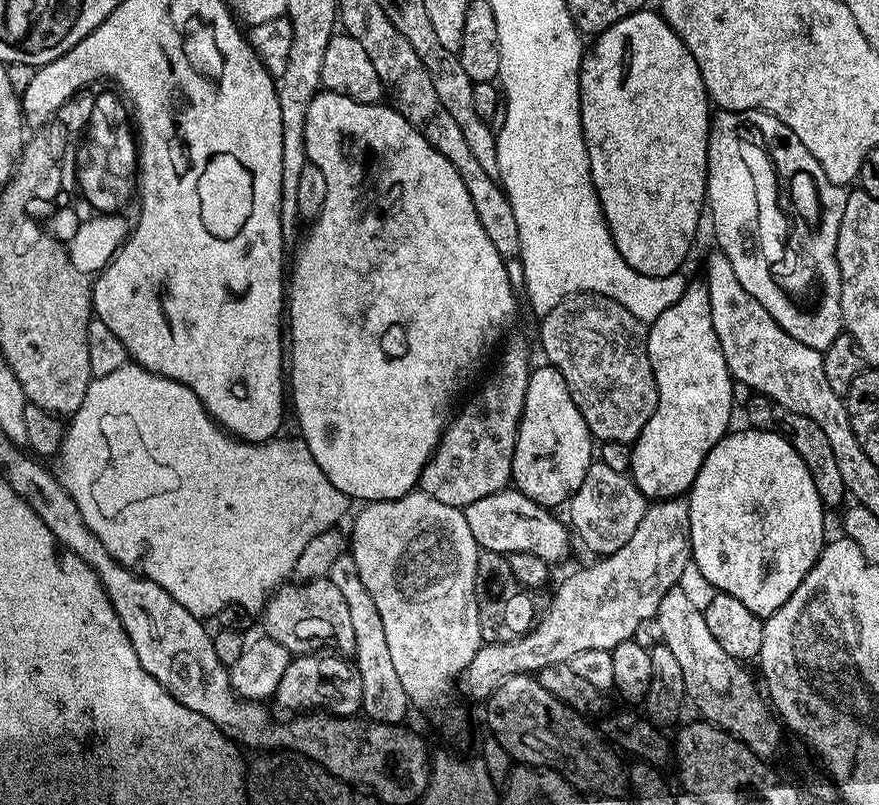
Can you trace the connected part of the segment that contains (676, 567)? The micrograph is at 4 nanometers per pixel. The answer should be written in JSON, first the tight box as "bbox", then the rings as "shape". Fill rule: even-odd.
{"bbox":[511,516,693,675],"shape":[[[644,516],[633,537],[617,552],[597,559],[597,564],[589,568],[580,568],[572,572],[560,584],[548,613],[536,624],[533,632],[525,631],[518,639],[511,641],[512,668],[511,675],[538,674],[542,668],[552,668],[555,664],[567,665],[576,654],[586,650],[611,652],[619,643],[633,639],[635,633],[644,623],[655,621],[662,598],[672,588],[677,587],[682,578],[682,570],[693,559],[692,546],[688,538],[657,536],[652,533],[652,519]]]}

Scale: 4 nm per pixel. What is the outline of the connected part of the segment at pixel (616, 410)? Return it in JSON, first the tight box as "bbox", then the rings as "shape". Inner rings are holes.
{"bbox":[542,292,658,444],"shape":[[[581,292],[579,294],[567,295],[558,305],[555,306],[548,316],[542,320],[542,348],[546,356],[545,361],[555,367],[567,382],[567,388],[576,404],[576,408],[580,410],[582,418],[584,418],[591,435],[600,442],[614,442],[632,444],[635,442],[645,424],[651,418],[658,400],[657,384],[655,376],[651,368],[649,353],[647,351],[648,333],[647,327],[641,321],[632,315],[627,308],[622,306],[616,300],[598,295],[596,293]]]}

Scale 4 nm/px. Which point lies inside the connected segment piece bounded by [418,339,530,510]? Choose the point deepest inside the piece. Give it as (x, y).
(474, 456)

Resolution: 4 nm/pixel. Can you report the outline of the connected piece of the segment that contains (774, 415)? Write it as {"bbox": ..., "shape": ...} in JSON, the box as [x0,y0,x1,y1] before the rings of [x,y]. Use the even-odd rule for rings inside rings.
{"bbox":[746,394,847,504],"shape":[[[754,394],[750,398],[746,408],[747,425],[751,429],[770,431],[780,437],[784,437],[794,450],[798,452],[798,455],[804,460],[808,470],[810,470],[810,476],[814,480],[814,486],[822,502],[836,500],[842,504],[846,498],[847,488],[845,483],[842,482],[842,474],[839,473],[834,450],[831,449],[830,442],[826,434],[823,433],[822,428],[813,419],[806,418],[805,415],[798,414],[797,411],[792,411],[788,407],[773,402],[768,396]]]}

